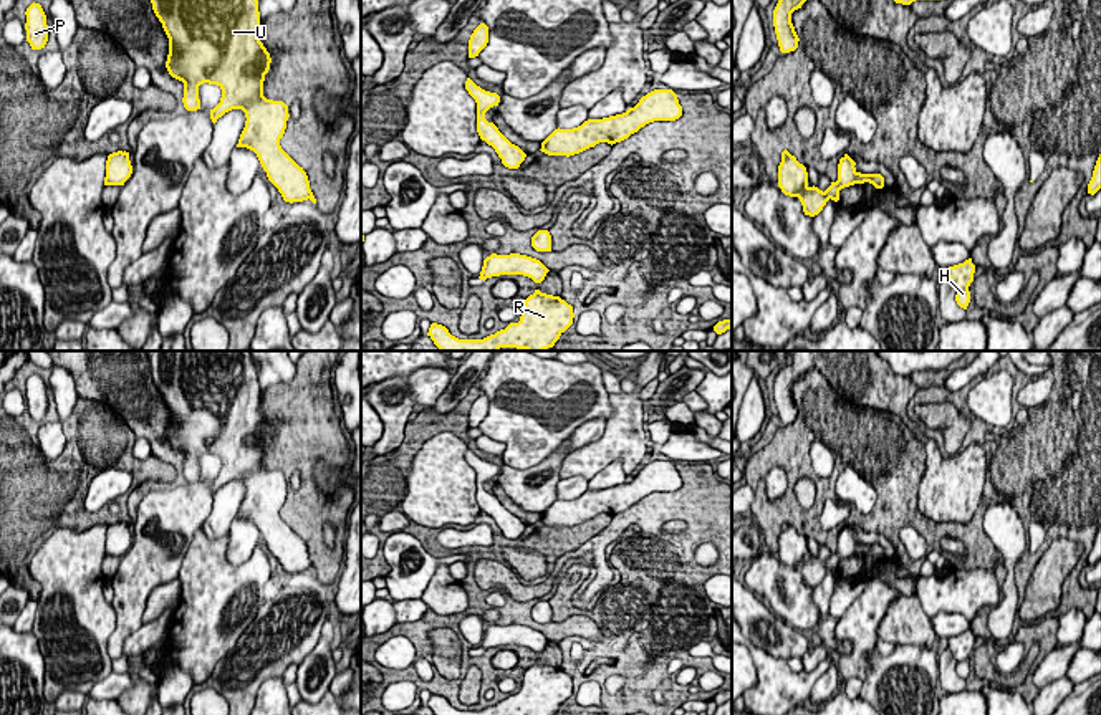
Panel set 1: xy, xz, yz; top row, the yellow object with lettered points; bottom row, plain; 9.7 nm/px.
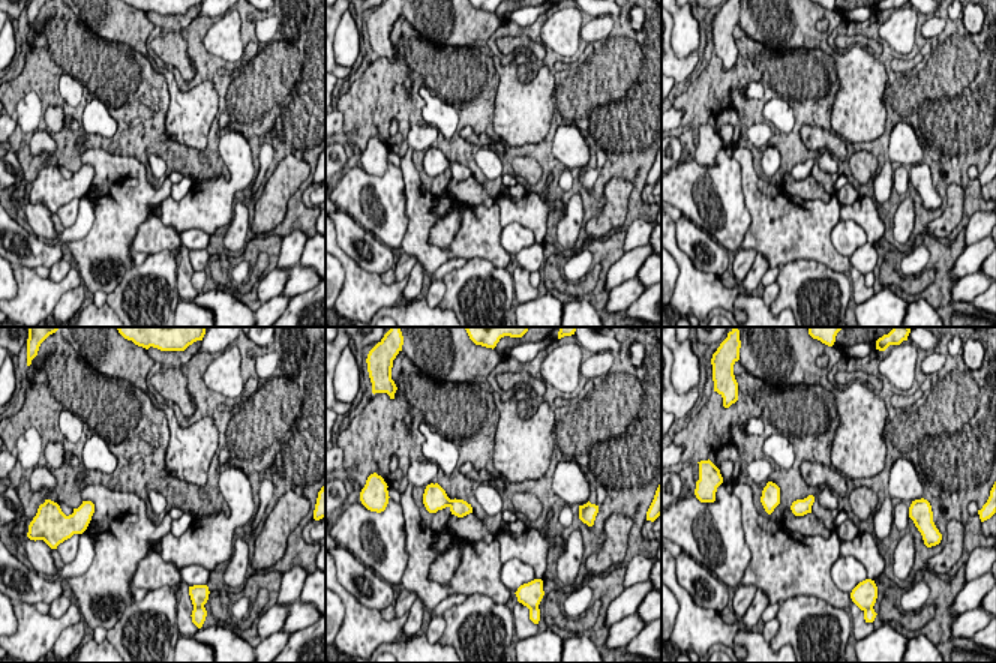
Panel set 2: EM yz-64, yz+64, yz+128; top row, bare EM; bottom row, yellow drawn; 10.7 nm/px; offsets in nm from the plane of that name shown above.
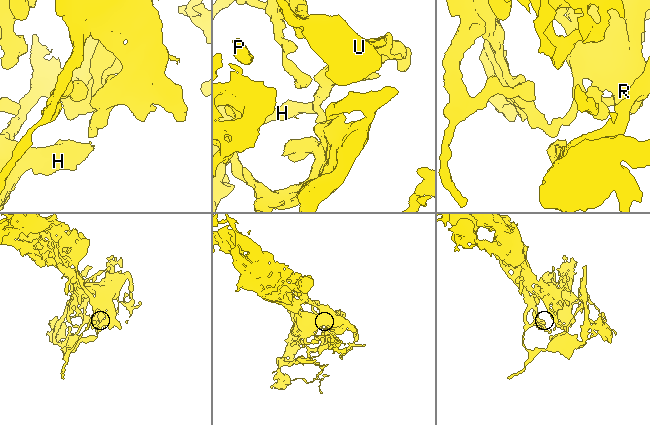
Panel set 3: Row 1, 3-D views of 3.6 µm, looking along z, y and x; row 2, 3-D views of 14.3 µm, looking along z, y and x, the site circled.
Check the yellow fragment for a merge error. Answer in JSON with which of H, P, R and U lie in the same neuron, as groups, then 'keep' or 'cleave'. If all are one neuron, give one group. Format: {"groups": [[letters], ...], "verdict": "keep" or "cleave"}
{"groups": [["H"], ["P", "R", "U"]], "verdict": "cleave"}

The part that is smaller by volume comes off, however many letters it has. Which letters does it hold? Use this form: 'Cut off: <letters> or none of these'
Cut off: H

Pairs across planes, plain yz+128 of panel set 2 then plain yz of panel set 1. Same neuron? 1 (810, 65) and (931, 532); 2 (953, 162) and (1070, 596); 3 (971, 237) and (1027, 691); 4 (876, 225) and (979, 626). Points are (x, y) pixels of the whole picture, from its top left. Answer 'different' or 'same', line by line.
1: same
2: same
3: different
4: different

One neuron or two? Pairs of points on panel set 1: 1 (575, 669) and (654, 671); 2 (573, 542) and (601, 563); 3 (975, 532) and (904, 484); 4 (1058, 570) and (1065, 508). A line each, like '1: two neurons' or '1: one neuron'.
1: one neuron
2: two neurons
3: one neuron
4: two neurons

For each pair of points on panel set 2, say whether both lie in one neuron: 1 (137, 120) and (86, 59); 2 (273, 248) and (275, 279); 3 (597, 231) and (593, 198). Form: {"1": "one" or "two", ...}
{"1": "one", "2": "two", "3": "two"}

